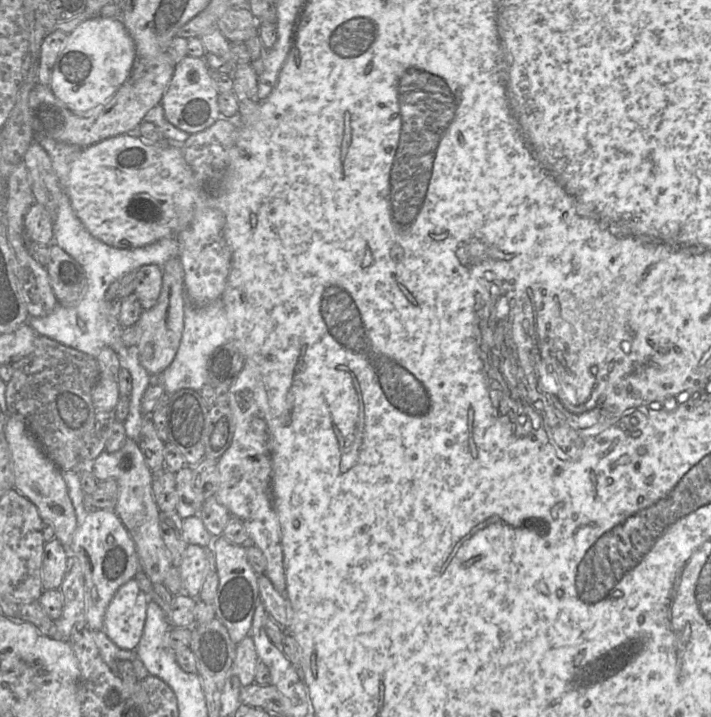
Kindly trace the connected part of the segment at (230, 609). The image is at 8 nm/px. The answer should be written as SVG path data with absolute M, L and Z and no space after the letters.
M223 535L217 536L212 542L219 584L213 606L216 618L227 628L230 638L238 644L250 632L253 616L260 601L257 577L246 557L246 546L236 545Z

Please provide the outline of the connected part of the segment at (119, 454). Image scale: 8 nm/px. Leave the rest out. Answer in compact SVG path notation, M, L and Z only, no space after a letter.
M127 438L119 450L112 453L104 450L91 464L91 470L99 481L108 478L117 481L118 500L112 510L134 542L140 568L152 583L163 583L172 563L160 532L160 510L152 494L152 471L145 463L137 442Z

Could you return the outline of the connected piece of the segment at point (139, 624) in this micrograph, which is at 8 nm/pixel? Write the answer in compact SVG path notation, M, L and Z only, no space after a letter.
M131 578L121 585L111 599L104 616L103 631L120 648L125 650L135 649L140 642L146 620L148 596L144 593L135 578Z

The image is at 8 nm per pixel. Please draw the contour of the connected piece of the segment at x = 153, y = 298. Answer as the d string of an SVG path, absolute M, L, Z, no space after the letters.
M147 264L136 271L134 293L143 310L149 310L157 303L161 289L162 267L156 264Z

